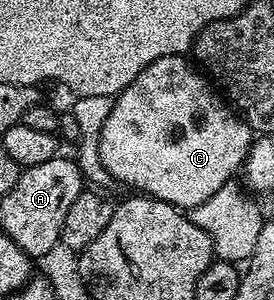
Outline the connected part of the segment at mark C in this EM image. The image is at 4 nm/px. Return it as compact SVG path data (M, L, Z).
M170 55L169 57L155 59L145 69L141 69L141 73L137 73L134 81L119 95L114 96L112 112L109 113L109 117L105 117L105 125L97 137L99 141L99 156L103 162L103 167L111 174L112 180L116 184L124 183L127 187L135 187L131 189L150 198L171 203L180 209L190 209L201 205L201 201L209 201L209 197L213 197L213 193L217 193L217 189L221 189L221 185L232 182L240 174L243 164L247 162L247 154L251 152L251 144L253 142L253 132L247 120L236 114L218 94L215 96L211 92L212 84L202 74L200 74L201 76L195 75L194 69L185 60L186 58L183 55Z

